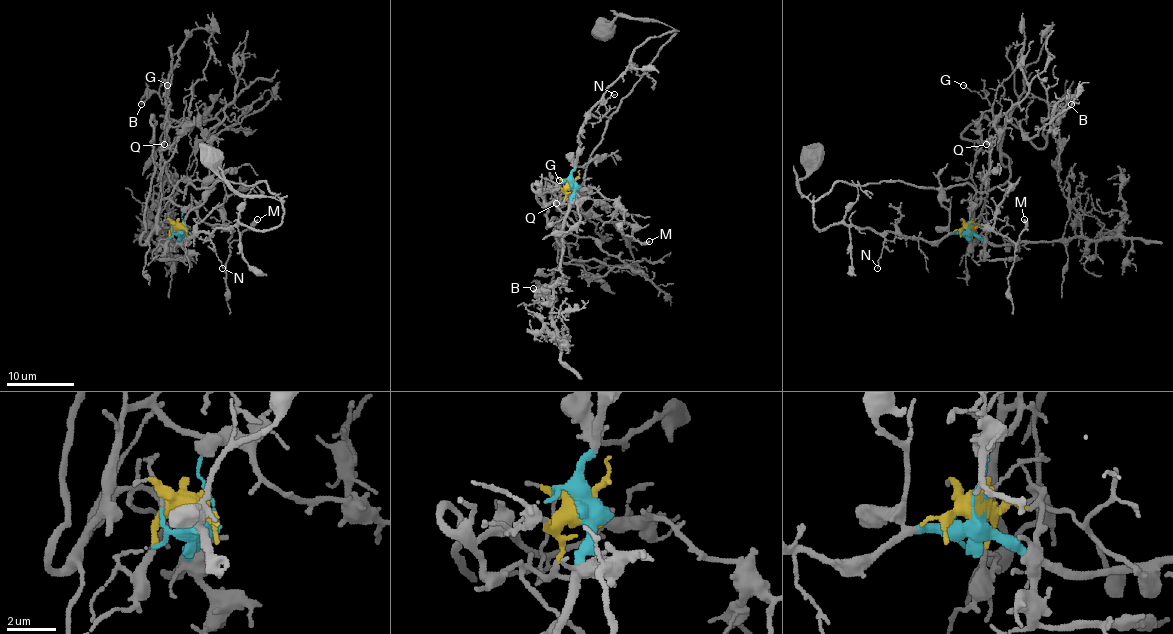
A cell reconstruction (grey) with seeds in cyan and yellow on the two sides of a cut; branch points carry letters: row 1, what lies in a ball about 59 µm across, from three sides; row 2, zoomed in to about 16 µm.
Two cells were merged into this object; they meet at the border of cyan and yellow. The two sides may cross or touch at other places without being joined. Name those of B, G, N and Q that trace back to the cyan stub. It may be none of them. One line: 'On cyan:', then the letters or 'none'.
On cyan: N

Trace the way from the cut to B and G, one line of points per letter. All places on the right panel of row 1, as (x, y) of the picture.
B: (969, 229), (986, 229), (972, 244), (988, 144), (962, 134), (988, 118), (1006, 166), (1022, 95), (1071, 105)
G: (969, 229), (986, 229), (972, 244), (988, 144), (962, 134), (988, 118), (1010, 163), (989, 101), (964, 84)

